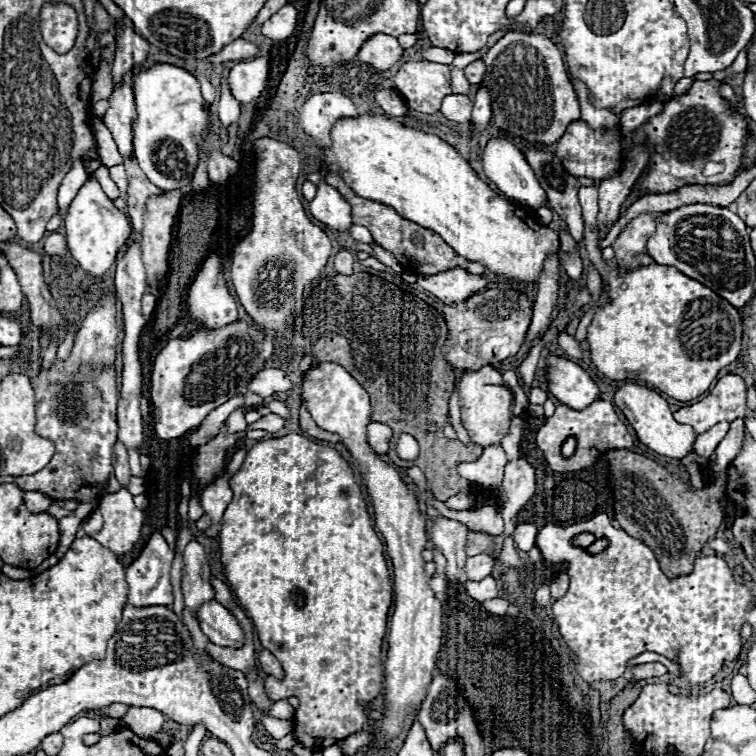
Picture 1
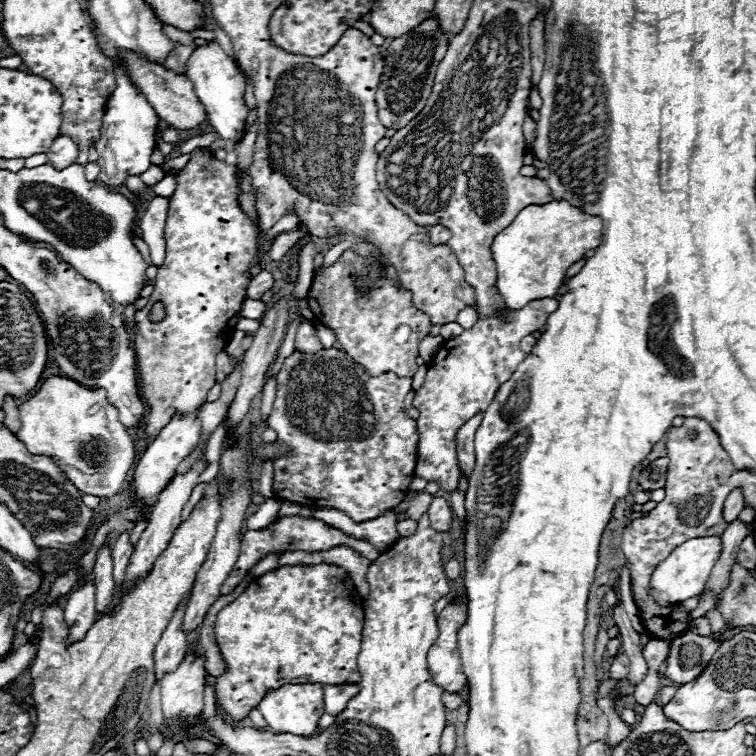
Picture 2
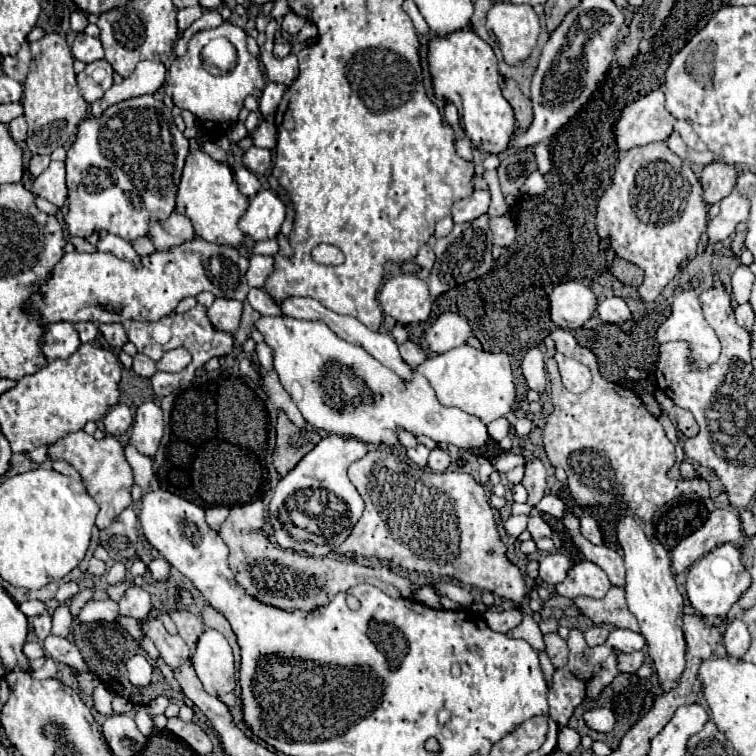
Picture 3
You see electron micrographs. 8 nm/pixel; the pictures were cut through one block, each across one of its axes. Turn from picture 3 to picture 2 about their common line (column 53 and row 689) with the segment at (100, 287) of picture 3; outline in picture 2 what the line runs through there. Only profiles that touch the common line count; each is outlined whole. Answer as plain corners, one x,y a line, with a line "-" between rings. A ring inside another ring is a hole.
286,684
278,690
268,690
268,694
258,704
264,720
272,732
294,734
294,736
312,736
316,732
318,720
324,714
324,694
322,684

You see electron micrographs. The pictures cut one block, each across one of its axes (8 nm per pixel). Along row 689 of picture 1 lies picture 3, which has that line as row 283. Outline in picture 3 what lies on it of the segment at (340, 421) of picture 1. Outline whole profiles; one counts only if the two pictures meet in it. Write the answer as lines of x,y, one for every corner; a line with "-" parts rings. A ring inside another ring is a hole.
398,274
380,290
378,302
386,314
400,324
426,322
432,312
432,296
428,284
416,274

